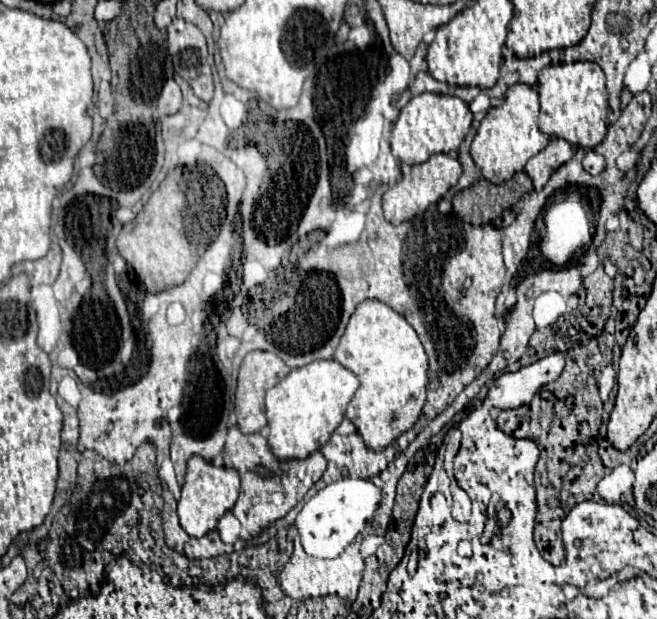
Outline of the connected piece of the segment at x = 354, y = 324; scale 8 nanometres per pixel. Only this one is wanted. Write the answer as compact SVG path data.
M378 299L358 303L336 347L334 359L360 379L346 417L356 425L370 449L380 451L414 427L426 401L428 357L416 331L400 313Z

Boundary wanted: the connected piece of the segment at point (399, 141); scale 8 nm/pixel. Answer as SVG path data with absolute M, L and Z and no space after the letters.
M420 93L400 111L392 127L392 153L408 165L424 163L432 153L452 153L464 141L472 125L472 111L468 103L454 95L440 93Z

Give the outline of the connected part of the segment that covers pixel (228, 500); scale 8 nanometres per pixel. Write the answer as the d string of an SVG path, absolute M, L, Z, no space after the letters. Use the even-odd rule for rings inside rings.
M194 455L188 461L186 481L182 485L182 497L178 499L178 517L182 529L192 537L200 537L216 529L218 519L234 507L238 493L240 493L240 477L234 469L216 467L210 461L204 461L202 457Z

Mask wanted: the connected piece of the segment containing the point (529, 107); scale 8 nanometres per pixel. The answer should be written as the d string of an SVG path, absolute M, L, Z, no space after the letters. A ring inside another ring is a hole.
M516 83L508 87L502 105L492 107L480 123L480 129L472 141L470 155L474 163L482 169L484 177L492 183L502 183L510 179L516 171L522 171L526 161L540 153L548 145L548 137L538 129L538 91L530 85Z

